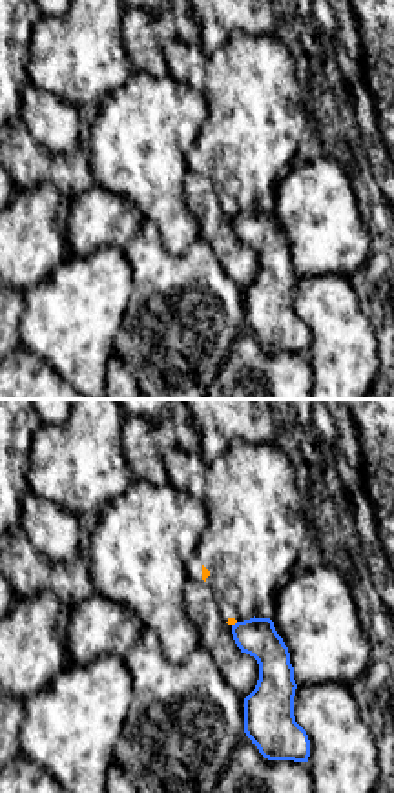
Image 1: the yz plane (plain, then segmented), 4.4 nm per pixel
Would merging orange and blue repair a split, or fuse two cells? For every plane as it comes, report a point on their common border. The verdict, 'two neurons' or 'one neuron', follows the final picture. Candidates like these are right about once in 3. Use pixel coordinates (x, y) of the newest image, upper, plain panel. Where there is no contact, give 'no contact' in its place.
(234, 216)

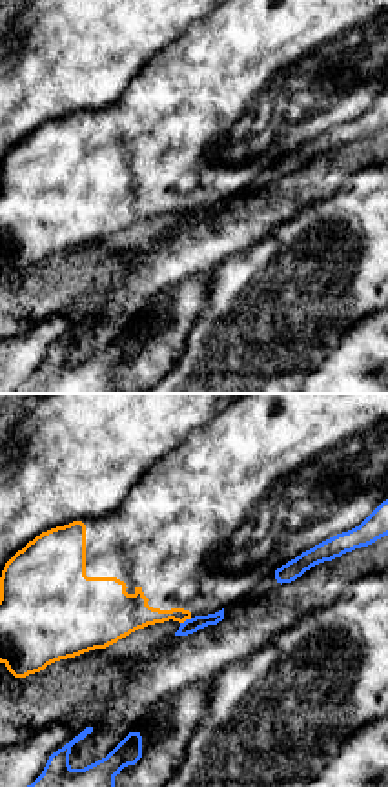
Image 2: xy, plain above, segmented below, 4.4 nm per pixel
(186, 210)

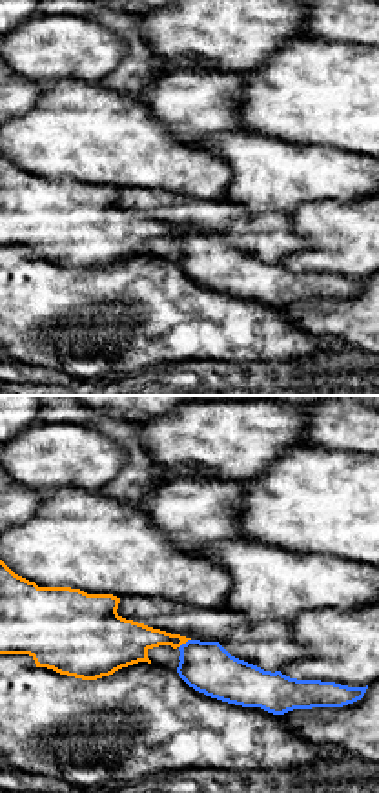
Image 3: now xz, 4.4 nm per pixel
(184, 234)

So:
two neurons

